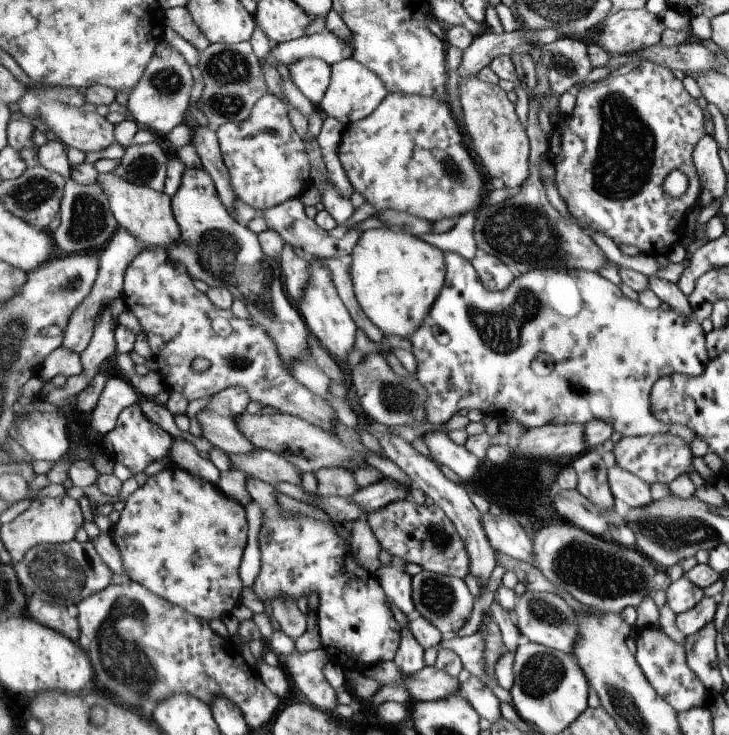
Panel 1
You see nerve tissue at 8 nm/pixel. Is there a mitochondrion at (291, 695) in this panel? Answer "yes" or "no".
no

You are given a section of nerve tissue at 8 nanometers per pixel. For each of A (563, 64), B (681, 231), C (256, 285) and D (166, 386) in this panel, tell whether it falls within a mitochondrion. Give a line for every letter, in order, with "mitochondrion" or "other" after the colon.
A: mitochondrion
B: other
C: mitochondrion
D: other

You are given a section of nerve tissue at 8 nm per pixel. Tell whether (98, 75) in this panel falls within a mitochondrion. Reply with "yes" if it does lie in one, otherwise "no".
no

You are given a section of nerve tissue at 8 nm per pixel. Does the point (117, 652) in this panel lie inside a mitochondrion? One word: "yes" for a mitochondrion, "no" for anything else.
yes

